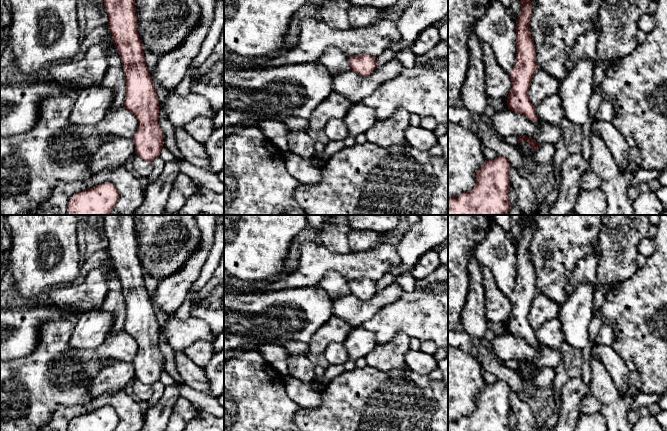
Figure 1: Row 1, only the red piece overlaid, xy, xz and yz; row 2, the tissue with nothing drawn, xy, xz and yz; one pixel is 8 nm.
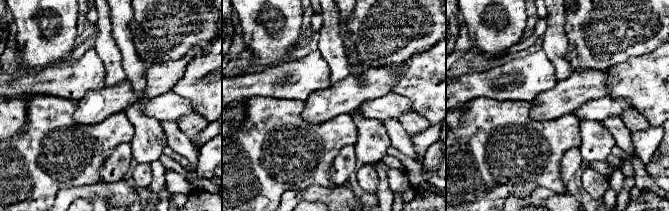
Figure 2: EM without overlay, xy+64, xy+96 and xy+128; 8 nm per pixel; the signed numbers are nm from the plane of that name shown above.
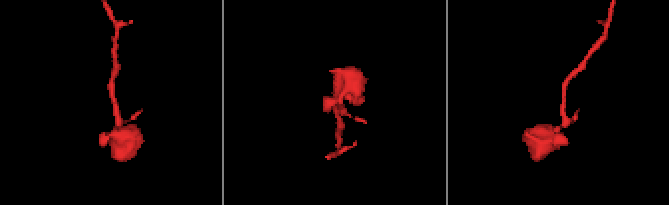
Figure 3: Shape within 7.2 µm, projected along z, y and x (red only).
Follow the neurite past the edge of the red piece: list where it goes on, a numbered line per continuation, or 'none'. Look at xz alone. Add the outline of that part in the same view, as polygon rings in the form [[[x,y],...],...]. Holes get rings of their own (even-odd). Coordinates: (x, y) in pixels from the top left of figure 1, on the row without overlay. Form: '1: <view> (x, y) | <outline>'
none

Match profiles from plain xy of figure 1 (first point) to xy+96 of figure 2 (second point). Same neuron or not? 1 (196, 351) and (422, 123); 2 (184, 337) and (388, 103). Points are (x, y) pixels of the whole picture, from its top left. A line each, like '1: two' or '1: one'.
1: one
2: one

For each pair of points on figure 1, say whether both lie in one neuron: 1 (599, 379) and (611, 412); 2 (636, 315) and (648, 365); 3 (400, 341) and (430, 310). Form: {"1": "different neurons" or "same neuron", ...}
{"1": "same neuron", "2": "same neuron", "3": "different neurons"}

